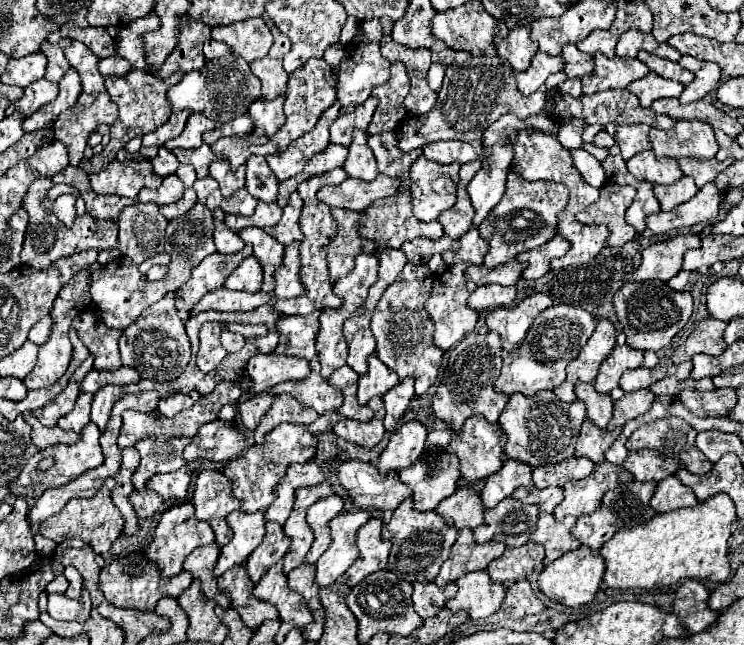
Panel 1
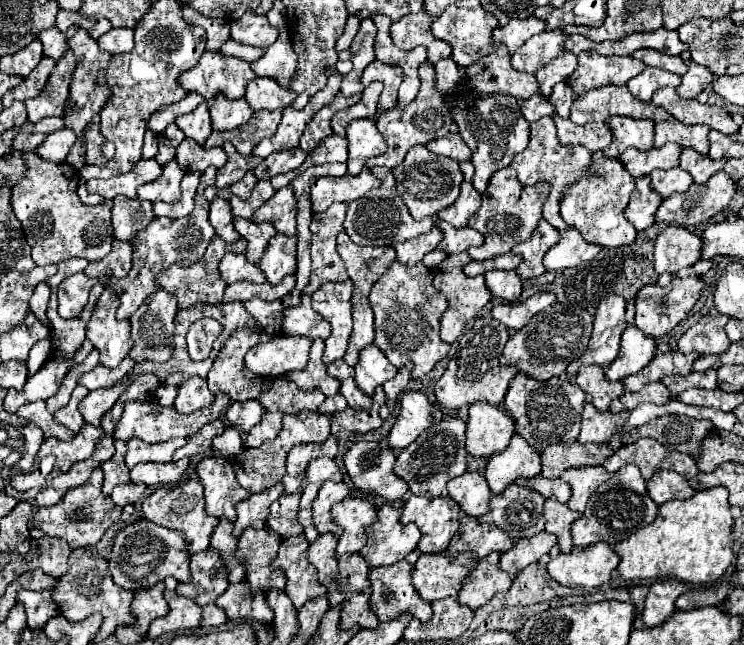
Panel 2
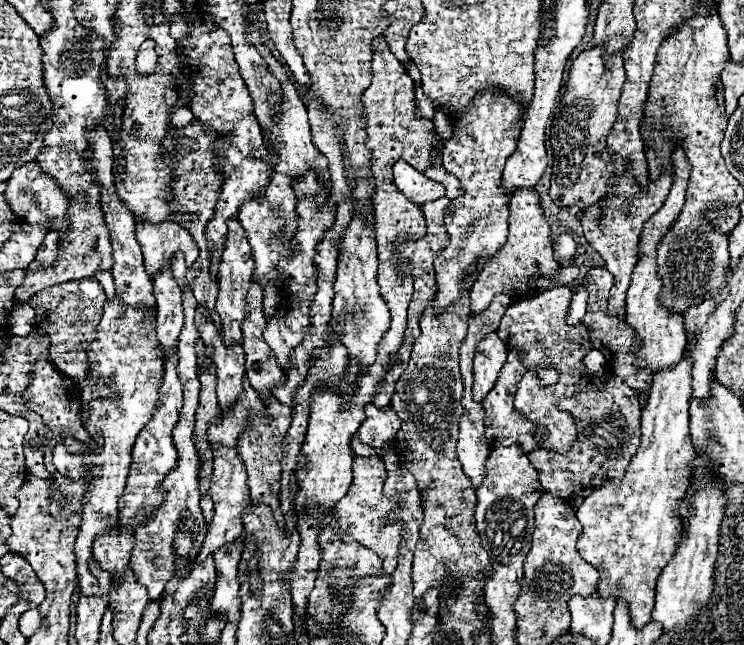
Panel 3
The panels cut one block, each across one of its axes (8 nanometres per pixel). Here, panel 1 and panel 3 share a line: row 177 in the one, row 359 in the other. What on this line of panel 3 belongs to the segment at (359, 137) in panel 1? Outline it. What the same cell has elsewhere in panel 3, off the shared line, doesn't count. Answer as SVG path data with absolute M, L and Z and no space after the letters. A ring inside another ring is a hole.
M354 214L340 244L338 276L334 282L334 314L342 324L342 344L346 346L350 360L358 362L362 370L368 370L376 362L378 344L390 328L390 312L380 296L380 288L376 284L376 270L378 258L374 228L366 228L366 222Z

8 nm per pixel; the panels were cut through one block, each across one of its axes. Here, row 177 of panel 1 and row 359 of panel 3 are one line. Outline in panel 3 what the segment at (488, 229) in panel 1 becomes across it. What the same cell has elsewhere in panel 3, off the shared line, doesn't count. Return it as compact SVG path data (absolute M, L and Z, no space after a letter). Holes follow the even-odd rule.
M510 348L508 350L508 360L506 360L504 368L500 370L500 382L496 382L496 388L492 388L492 392L488 394L488 400L484 400L486 436L488 436L488 442L492 444L492 448L496 448L496 446L510 446L510 444L518 444L524 452L532 452L532 450L538 448L538 444L536 444L536 434L538 434L536 422L524 420L524 416L518 416L518 412L514 410L516 388L518 388L520 376L524 376L524 372L526 372L526 368L522 366L520 352Z

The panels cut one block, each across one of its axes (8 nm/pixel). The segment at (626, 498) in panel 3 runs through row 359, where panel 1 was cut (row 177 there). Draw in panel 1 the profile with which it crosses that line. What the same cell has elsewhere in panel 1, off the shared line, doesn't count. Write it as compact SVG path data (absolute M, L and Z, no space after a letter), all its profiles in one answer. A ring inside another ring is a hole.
M682 176L672 186L654 186L654 194L660 200L662 210L674 210L676 206L690 200L696 192L698 192L698 186L688 176Z

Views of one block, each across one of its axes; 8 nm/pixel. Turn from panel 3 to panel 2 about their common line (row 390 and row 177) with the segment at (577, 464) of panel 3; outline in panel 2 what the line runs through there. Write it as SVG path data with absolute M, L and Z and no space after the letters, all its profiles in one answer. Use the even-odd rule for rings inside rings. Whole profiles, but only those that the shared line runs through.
M602 156L600 160L594 160L590 164L586 178L576 180L564 190L560 200L560 214L564 222L574 226L582 234L582 238L590 244L600 244L606 248L632 244L636 238L636 230L624 218L624 208L628 206L628 198L634 186L636 186L634 176L630 176L628 170L624 170L618 158Z

